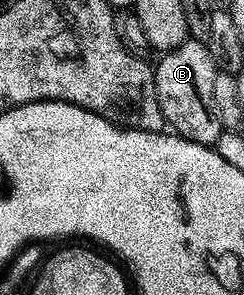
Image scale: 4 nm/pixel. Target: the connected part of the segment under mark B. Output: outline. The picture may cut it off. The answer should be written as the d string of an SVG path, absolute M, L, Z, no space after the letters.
M188 39L172 51L161 54L153 66L156 95L167 126L177 136L201 145L213 146L224 132L212 116L212 86L219 73L204 41Z

